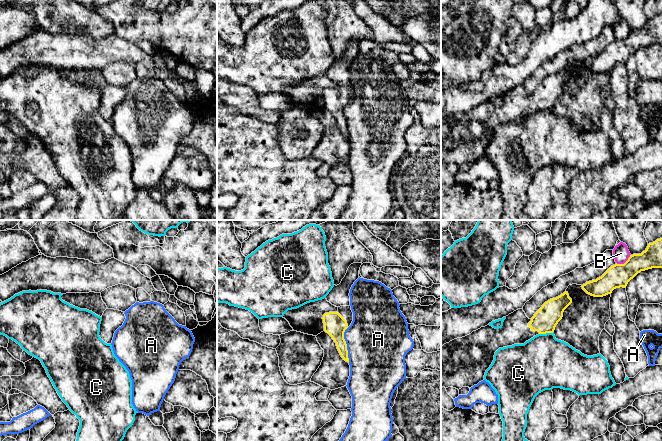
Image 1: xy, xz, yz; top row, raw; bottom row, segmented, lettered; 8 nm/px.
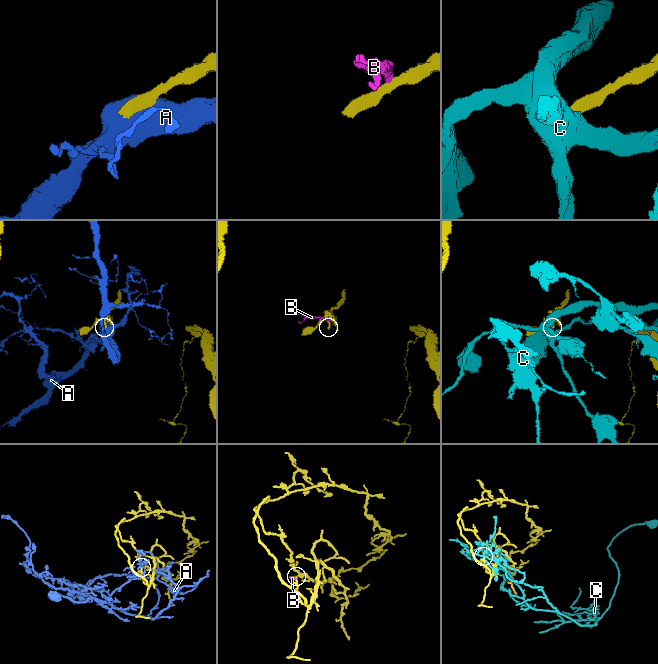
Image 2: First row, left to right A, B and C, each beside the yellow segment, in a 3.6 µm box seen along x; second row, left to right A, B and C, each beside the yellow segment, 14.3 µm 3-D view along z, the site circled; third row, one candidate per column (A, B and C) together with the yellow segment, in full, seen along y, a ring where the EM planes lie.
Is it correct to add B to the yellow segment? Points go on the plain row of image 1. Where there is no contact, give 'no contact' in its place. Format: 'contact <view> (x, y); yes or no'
contact yz (625, 38); no

